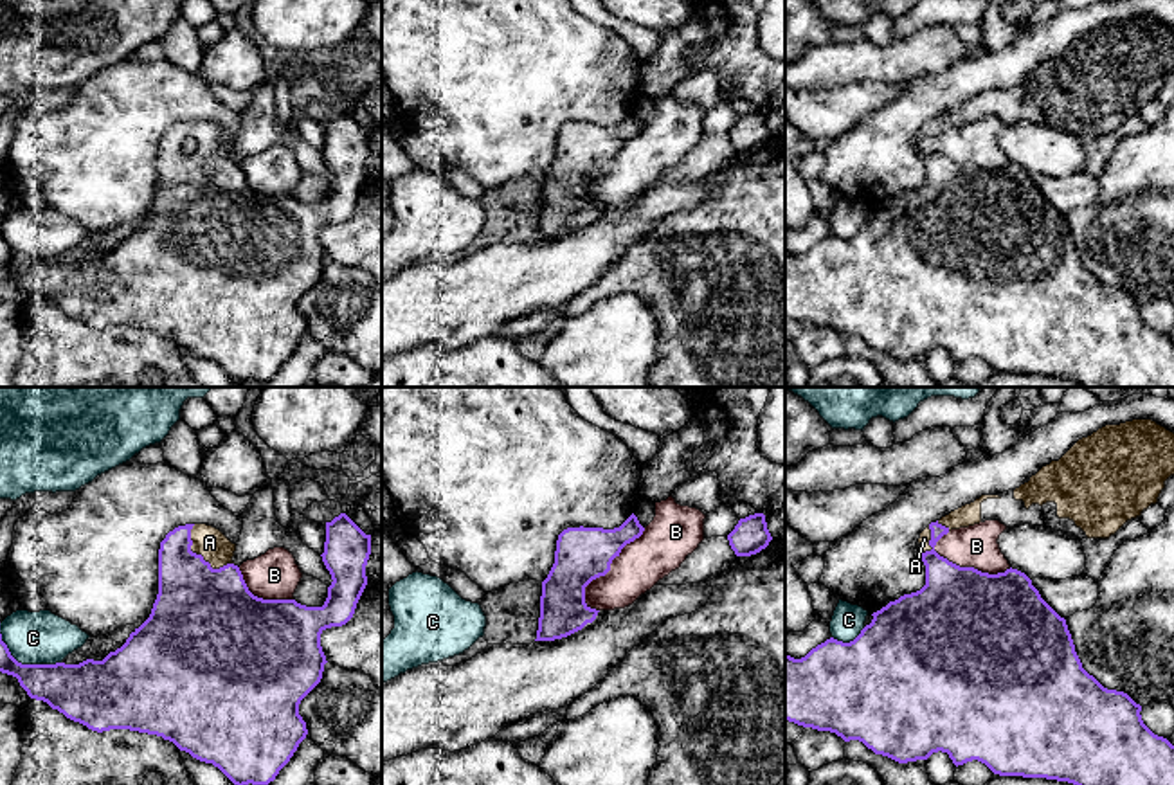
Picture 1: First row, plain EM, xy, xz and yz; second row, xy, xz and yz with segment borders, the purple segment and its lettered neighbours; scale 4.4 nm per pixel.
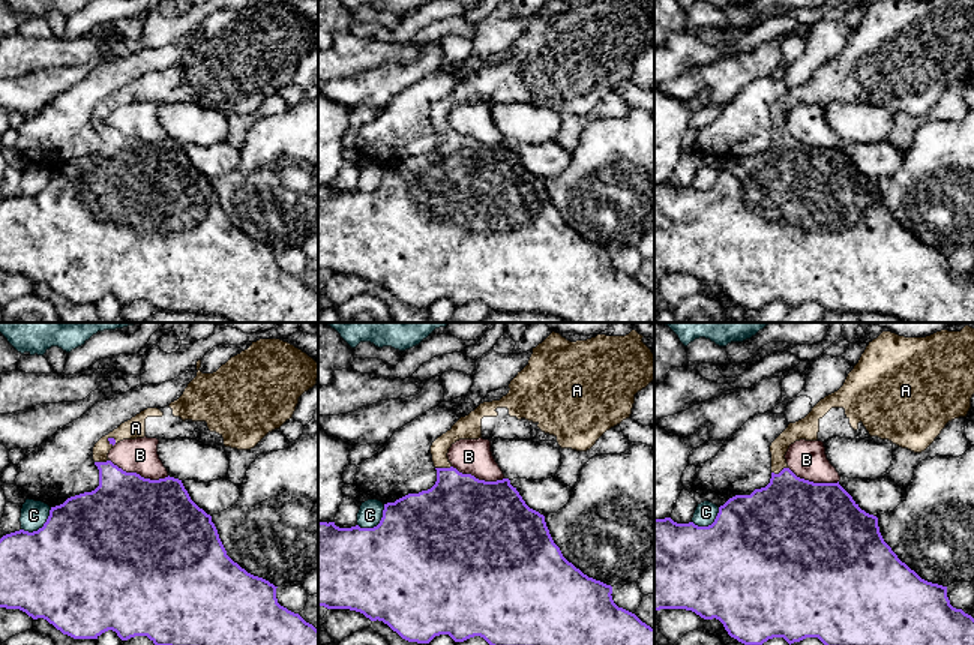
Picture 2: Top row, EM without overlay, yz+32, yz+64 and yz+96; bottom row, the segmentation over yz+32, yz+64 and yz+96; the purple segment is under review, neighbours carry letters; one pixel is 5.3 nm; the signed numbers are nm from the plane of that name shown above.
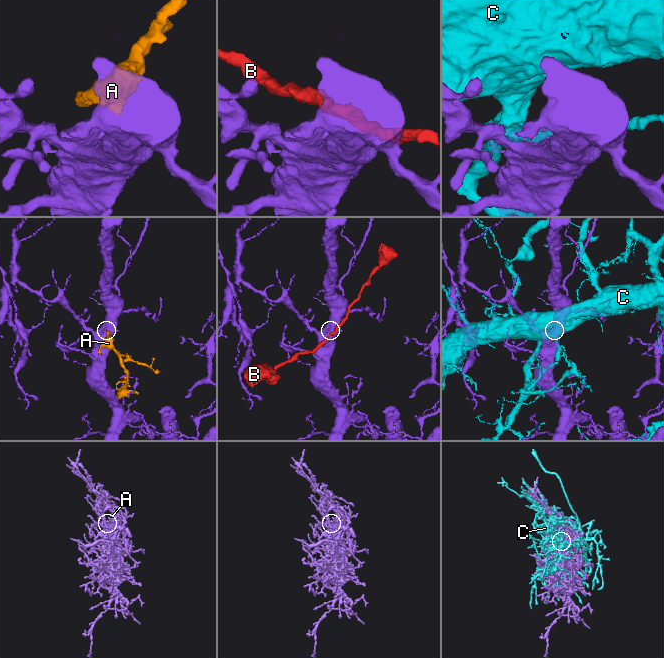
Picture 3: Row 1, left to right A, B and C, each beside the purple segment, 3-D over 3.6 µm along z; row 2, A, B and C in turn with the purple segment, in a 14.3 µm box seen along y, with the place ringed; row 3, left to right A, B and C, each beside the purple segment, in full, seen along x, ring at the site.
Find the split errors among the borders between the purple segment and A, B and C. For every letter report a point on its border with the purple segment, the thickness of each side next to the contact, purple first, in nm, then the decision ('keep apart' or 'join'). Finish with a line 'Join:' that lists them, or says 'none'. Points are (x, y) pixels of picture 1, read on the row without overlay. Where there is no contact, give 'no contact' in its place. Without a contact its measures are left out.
A: contact xy (200, 152); calibres 400 and 140 nm; join
B: contact xz (609, 166); calibres 240 and 220 nm; keep apart
C: contact xy (26, 261); calibres 240 and 240 nm; keep apart
Join: A

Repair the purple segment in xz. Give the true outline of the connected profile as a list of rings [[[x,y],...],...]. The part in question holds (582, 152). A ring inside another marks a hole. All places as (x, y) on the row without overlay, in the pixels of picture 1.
[[[632,110],[619,124],[567,124],[558,131],[555,160],[542,178],[535,238],[555,238],[592,220],[600,207],[585,200],[585,184],[610,167],[621,146],[645,124]]]

